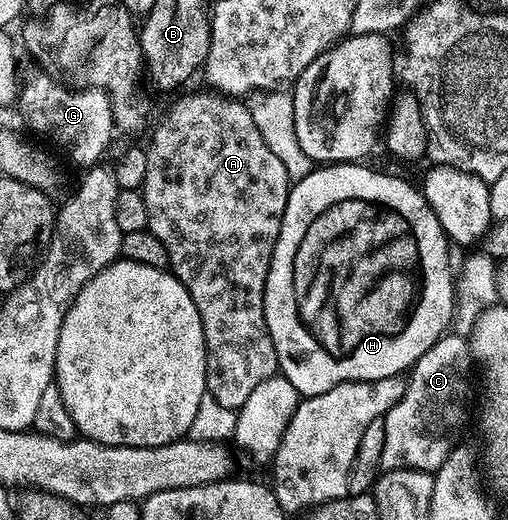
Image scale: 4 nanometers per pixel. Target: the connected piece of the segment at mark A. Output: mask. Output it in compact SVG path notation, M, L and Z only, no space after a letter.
M216 91L209 93L189 93L181 97L161 117L161 122L153 129L149 137L149 145L145 149L147 155L147 175L143 179L140 191L143 195L143 203L147 203L147 219L149 220L149 232L167 247L169 256L168 268L173 276L178 277L187 287L187 295L195 303L199 311L199 319L203 323L203 335L205 336L205 392L220 403L223 407L234 411L243 407L243 403L250 398L251 391L258 387L259 383L278 372L277 356L275 355L275 343L267 331L267 319L265 318L265 284L269 274L269 264L275 251L275 243L279 239L279 231L283 223L283 211L287 207L291 180L283 161L273 154L267 143L263 141L259 128L252 119L252 113L244 100L234 99L228 95L222 95Z

